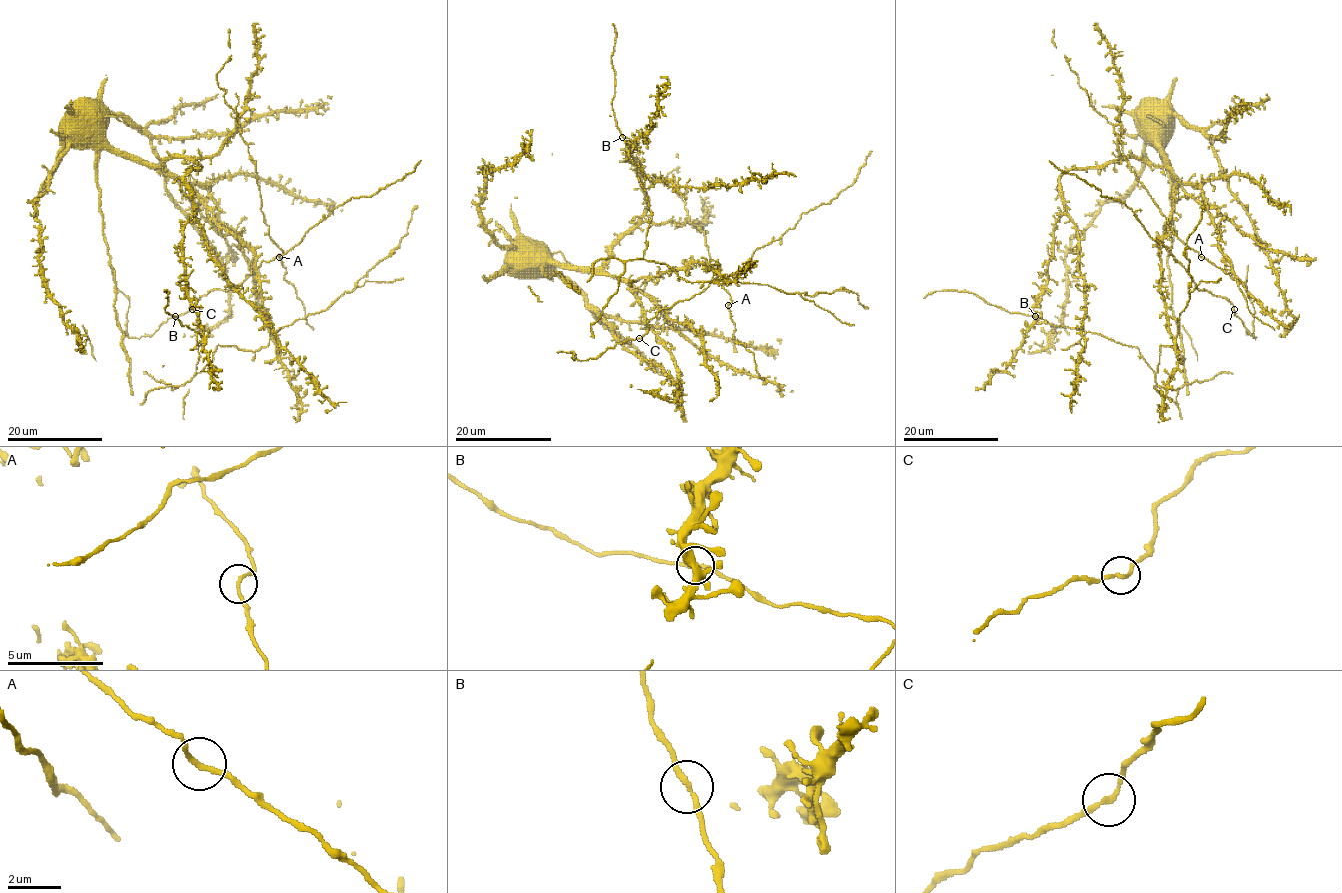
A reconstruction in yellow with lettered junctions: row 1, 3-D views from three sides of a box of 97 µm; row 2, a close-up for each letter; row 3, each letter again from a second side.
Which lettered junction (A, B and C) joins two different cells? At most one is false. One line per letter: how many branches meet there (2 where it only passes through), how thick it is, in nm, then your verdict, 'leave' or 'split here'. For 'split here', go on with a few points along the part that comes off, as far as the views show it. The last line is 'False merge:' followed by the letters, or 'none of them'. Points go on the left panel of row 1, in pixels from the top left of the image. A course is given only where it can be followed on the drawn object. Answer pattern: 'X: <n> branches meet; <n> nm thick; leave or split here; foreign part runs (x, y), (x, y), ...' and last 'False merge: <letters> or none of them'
A: 2 branches meet; 170 nm thick; leave
B: 2 branches meet; 190 nm thick; leave
C: 2 branches meet; 180 nm thick; leave
False merge: none of them

